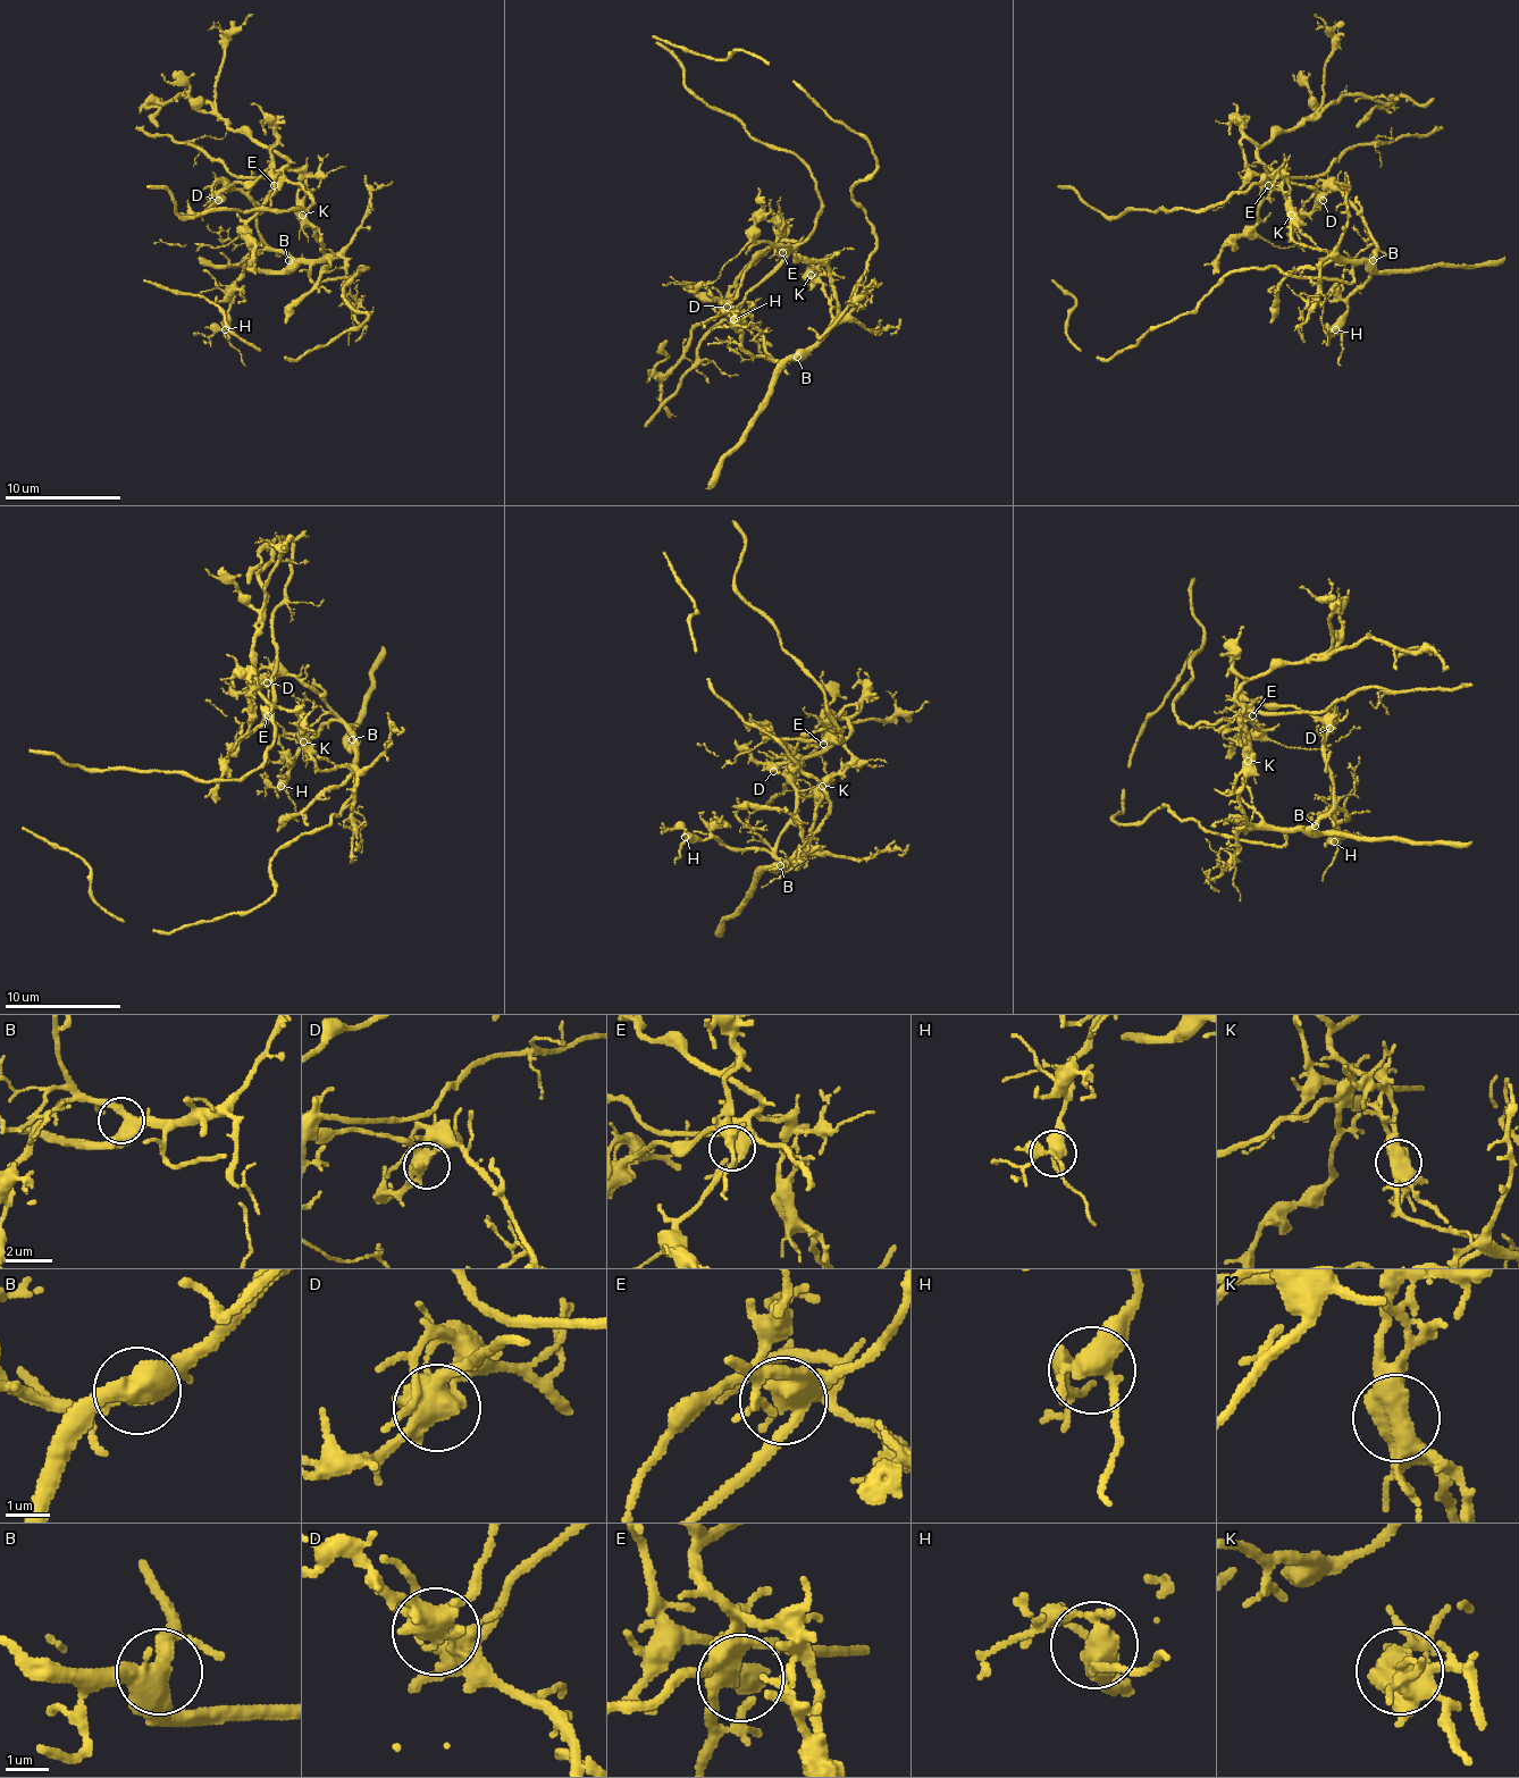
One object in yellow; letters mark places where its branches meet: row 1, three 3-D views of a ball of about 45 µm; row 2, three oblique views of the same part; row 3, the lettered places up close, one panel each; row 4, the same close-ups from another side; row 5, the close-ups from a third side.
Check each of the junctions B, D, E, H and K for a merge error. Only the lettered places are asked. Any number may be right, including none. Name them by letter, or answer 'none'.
D, K

